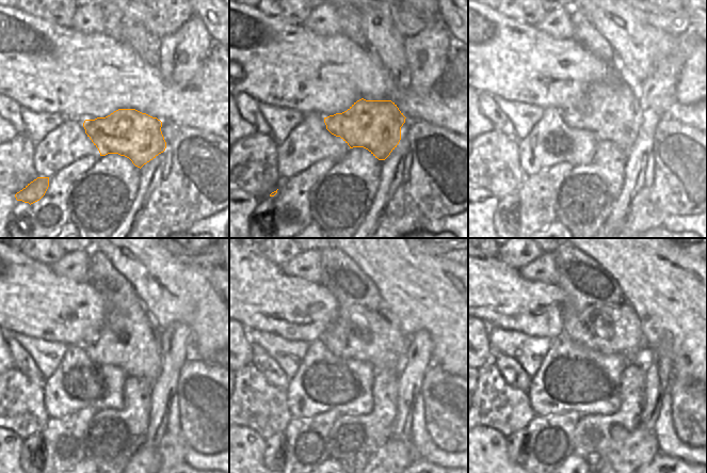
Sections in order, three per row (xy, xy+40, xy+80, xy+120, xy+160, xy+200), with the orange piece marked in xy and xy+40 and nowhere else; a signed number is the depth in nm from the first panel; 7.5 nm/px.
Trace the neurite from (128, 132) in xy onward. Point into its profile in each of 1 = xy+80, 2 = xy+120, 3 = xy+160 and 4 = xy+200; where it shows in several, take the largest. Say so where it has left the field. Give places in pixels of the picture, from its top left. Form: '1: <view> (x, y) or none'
1: xy+80 (610, 110)
2: xy+120 (128, 337)
3: xy+160 (364, 329)
4: xy+200 (595, 314)

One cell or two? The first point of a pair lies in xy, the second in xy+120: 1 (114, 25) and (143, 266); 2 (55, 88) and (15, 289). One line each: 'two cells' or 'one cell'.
1: two cells
2: one cell

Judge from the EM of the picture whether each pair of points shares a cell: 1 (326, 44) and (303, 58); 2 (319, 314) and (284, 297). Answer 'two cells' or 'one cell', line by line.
1: one cell
2: one cell

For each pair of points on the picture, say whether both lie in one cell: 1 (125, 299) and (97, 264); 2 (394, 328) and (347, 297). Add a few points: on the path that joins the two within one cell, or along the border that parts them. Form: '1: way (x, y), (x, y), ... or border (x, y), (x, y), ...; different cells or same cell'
1: way (119, 290), (103, 272); same cell
2: way (386, 314), (382, 305), (374, 298), (360, 298); same cell

